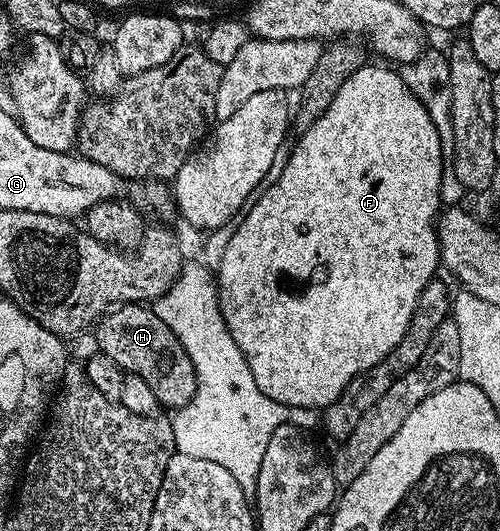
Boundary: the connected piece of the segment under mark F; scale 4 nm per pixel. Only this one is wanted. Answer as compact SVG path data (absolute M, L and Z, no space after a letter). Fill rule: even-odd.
M366 64L358 68L361 78L356 78L353 74L339 88L326 114L308 131L300 135L301 146L295 147L293 157L286 160L285 167L277 178L278 186L268 187L264 191L264 194L269 197L269 206L273 206L274 196L280 194L305 202L301 204L309 213L309 274L317 274L317 290L309 290L309 294L305 294L301 302L285 302L285 306L297 306L297 318L289 318L289 322L269 322L269 330L265 330L265 318L261 318L261 330L257 330L257 318L253 318L253 330L237 330L237 335L234 336L235 344L245 353L249 374L255 380L259 392L269 394L271 401L280 404L301 402L305 410L315 409L317 402L318 407L321 408L337 402L343 388L347 388L347 384L351 384L353 378L358 378L366 370L379 364L384 355L391 353L397 347L399 340L403 338L403 332L407 332L411 312L415 312L419 292L423 292L426 284L436 275L433 273L439 270L441 254L435 223L439 217L437 205L441 202L440 133L442 131L432 123L427 108L414 96L407 84L393 86L393 78L385 78L385 73L389 69L390 67L385 64L378 66ZM313 246L317 246L317 262L313 262Z

